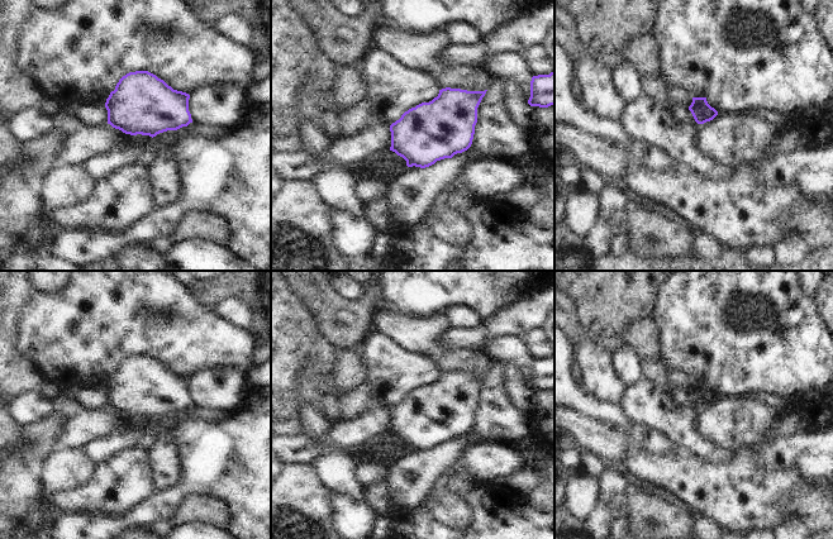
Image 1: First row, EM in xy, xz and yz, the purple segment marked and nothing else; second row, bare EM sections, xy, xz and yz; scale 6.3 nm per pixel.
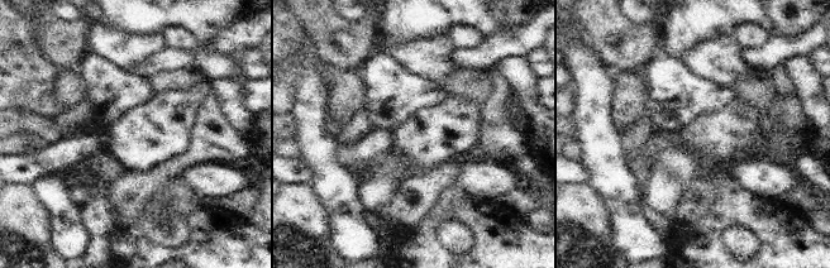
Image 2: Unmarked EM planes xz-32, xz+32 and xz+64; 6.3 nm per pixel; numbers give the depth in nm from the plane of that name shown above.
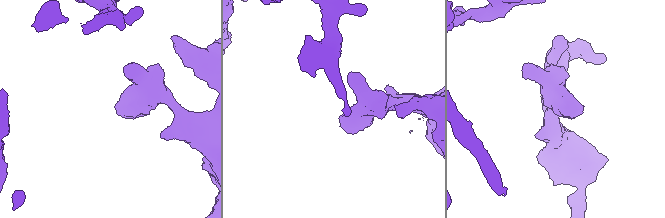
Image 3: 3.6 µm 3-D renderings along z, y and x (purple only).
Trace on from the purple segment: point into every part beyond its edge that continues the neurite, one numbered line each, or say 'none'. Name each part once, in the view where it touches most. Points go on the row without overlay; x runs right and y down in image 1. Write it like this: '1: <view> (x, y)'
none

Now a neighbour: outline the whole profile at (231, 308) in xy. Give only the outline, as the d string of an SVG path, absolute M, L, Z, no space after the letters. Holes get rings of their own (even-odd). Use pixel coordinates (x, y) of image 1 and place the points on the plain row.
M233 294L220 296L213 311L220 319L241 329L249 329L252 323L252 310L249 305Z

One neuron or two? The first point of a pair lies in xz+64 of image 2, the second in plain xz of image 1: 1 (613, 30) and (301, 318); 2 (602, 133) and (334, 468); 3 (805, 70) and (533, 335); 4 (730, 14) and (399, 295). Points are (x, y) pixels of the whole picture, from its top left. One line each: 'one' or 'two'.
1: two
2: one
3: two
4: one

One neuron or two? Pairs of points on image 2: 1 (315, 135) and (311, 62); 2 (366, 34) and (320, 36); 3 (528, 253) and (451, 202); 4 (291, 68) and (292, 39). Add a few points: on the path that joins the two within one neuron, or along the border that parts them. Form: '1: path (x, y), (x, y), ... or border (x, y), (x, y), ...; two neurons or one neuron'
1: border (297, 72), (310, 68), (320, 79), (325, 96); two neurons
2: path (354, 36), (332, 36); one neuron
3: path (509, 238), (496, 225), (470, 213); one neuron
4: path (291, 61), (291, 47); one neuron

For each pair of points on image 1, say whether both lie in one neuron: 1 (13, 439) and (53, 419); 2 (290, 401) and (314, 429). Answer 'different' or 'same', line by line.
1: different
2: different

